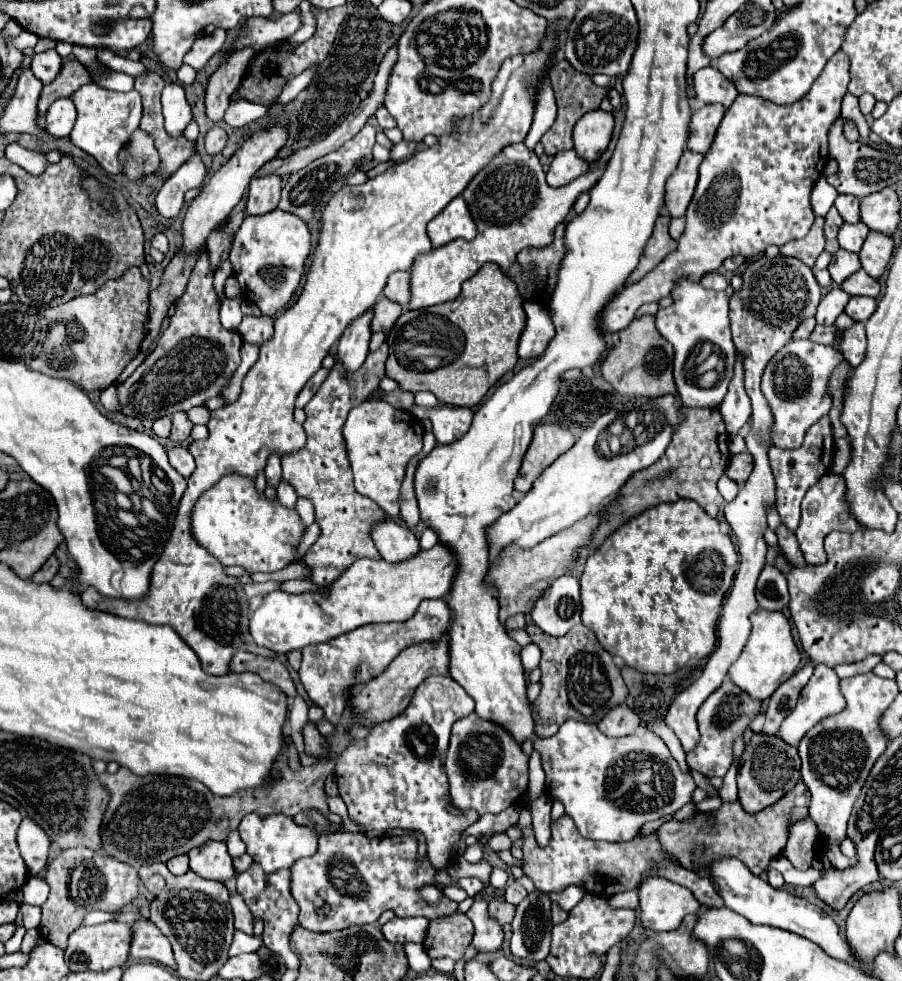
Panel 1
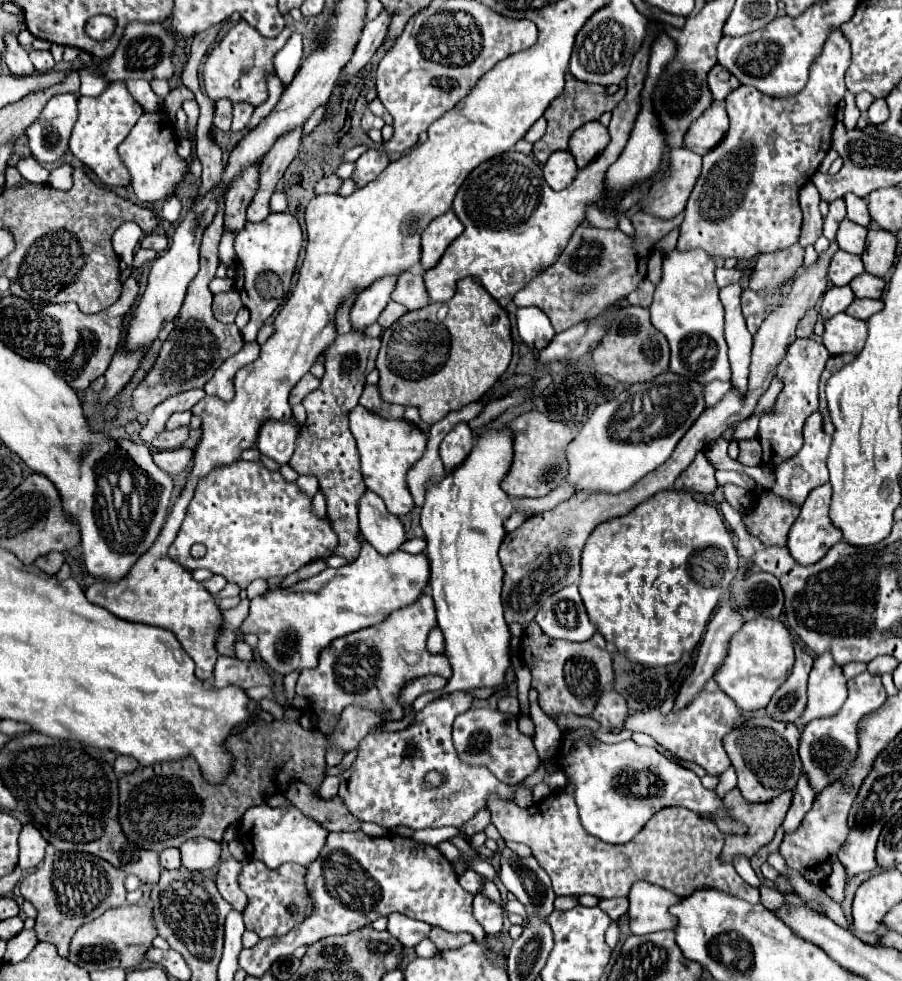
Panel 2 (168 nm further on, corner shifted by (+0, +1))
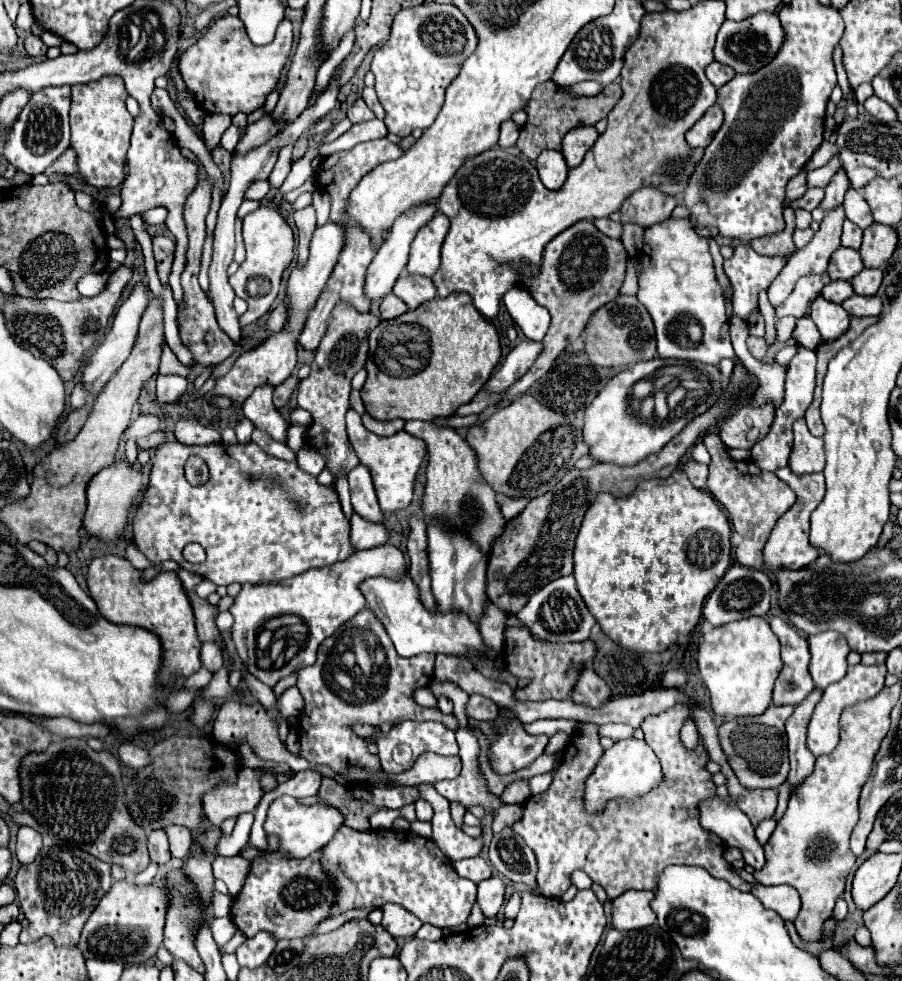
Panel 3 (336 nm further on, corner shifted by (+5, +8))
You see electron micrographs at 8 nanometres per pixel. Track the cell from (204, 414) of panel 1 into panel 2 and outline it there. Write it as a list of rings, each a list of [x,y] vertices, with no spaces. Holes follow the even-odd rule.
[[[190,411],[174,413],[174,415],[168,419],[166,429],[174,429],[174,427],[180,427],[180,425],[190,425],[190,419],[192,419],[192,413],[190,413]]]

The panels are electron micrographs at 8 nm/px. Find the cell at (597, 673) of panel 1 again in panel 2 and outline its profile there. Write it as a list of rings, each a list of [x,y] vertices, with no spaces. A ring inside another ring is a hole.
[[[530,623],[522,635],[522,659],[532,667],[532,687],[538,691],[538,703],[546,703],[546,715],[556,719],[560,713],[588,717],[600,695],[614,687],[612,657],[600,633],[584,643],[560,641],[542,633],[538,623]]]

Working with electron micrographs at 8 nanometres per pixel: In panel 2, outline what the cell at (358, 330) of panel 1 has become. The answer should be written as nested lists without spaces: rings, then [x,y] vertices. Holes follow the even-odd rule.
[[[396,277],[378,279],[372,287],[368,287],[368,291],[358,295],[356,303],[350,309],[352,331],[364,333],[364,329],[378,319],[378,315],[384,311],[384,307],[390,301],[390,293],[394,285],[396,285]]]

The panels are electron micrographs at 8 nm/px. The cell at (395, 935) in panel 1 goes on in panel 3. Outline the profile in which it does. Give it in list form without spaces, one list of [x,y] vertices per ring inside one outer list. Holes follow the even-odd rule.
[[[385,904],[381,910],[383,910],[381,926],[393,938],[413,938],[417,934],[417,930],[421,928],[419,918],[399,904]]]

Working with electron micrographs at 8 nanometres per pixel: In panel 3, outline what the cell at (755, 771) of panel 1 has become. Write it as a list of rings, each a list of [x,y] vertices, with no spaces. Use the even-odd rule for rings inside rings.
[[[771,704],[761,716],[749,716],[743,720],[725,720],[719,728],[721,748],[727,756],[727,762],[739,782],[745,788],[779,788],[789,774],[789,756],[787,756],[787,734],[785,722],[791,716],[793,706],[775,706]]]

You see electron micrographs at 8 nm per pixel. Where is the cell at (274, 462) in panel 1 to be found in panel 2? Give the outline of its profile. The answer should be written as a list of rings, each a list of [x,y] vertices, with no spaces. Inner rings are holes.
[[[268,423],[260,429],[258,449],[262,455],[284,465],[294,451],[298,427],[294,423]]]

